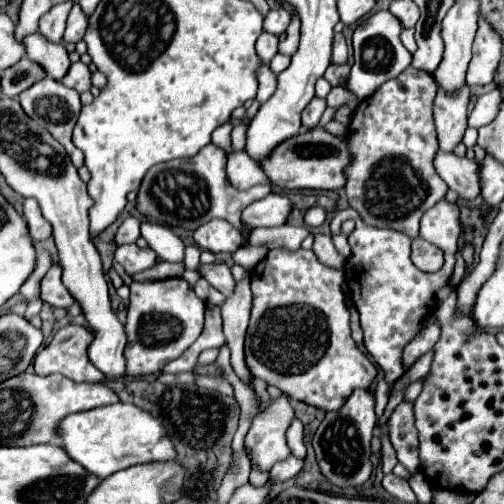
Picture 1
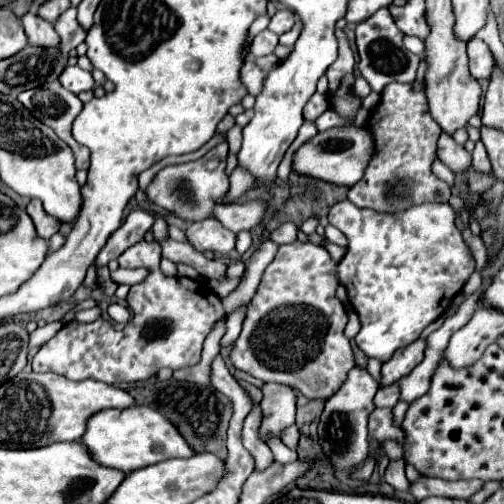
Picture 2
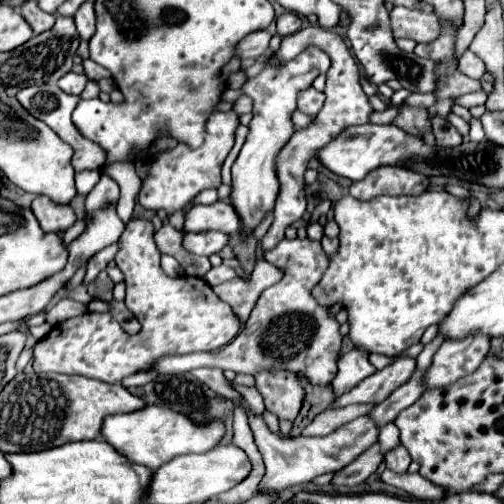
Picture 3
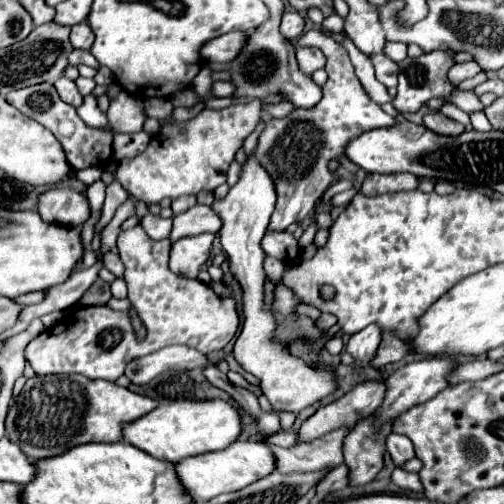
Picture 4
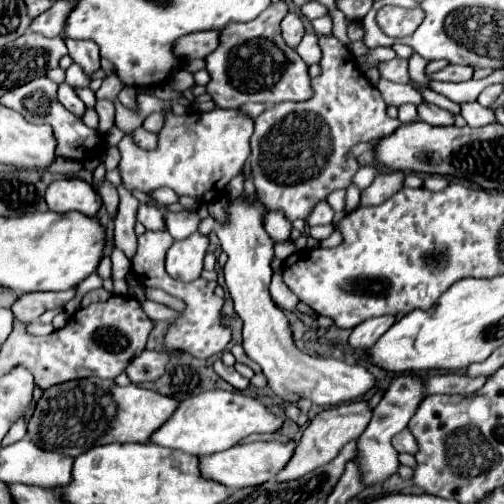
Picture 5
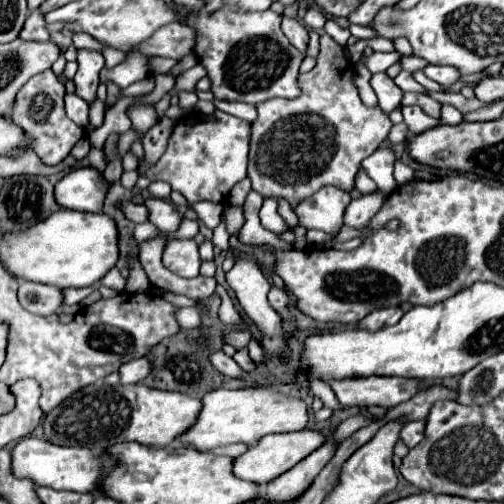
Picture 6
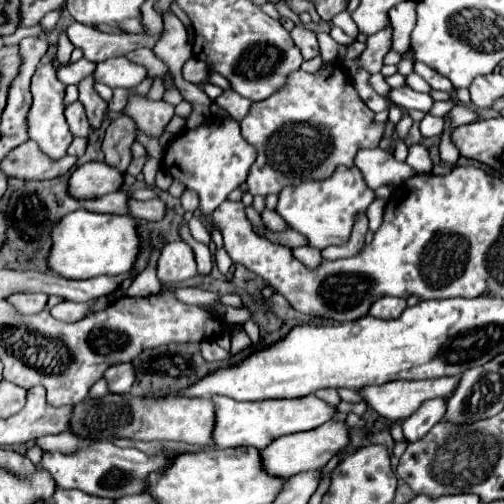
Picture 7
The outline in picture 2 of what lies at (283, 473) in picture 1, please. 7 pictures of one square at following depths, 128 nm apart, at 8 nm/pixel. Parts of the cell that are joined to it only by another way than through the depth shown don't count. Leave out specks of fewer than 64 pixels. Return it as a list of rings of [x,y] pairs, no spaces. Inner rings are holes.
[[[270,434],[266,440],[268,440],[266,444],[270,446],[270,450],[272,450],[272,454],[274,454],[274,460],[276,460],[276,462],[286,464],[286,462],[292,462],[292,460],[296,460],[296,458],[298,458],[296,450],[288,448],[288,446],[286,446],[286,444],[282,444],[280,440],[274,440],[274,436],[272,436],[272,434]]]

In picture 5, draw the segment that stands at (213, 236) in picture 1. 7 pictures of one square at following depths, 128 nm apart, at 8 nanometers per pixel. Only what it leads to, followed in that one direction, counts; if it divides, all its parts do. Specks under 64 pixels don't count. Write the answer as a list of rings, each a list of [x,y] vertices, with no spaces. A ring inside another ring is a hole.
[[[194,232],[184,240],[176,240],[166,254],[166,272],[182,282],[196,280],[202,272],[202,260],[208,248],[208,238]]]

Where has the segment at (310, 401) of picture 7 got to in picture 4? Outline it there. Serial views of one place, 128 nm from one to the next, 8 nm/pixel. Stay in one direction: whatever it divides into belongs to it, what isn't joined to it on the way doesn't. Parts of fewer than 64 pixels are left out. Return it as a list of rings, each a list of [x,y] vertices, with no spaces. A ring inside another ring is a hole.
[[[181,397],[172,401],[160,402],[160,406],[154,412],[150,412],[148,416],[142,416],[140,420],[124,426],[124,442],[130,442],[132,446],[152,454],[154,458],[168,460],[168,462],[176,464],[176,462],[188,458],[188,456],[228,448],[232,442],[236,442],[240,438],[242,430],[244,430],[244,426],[242,426],[240,410],[234,408],[232,404],[228,404],[224,400],[196,400]]]

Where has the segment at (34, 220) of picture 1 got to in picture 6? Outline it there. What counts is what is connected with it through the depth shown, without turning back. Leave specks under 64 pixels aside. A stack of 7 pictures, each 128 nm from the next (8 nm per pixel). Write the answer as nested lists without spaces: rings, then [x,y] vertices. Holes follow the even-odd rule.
[[[78,168],[56,184],[56,202],[62,208],[100,212],[110,186],[112,184],[96,168]]]

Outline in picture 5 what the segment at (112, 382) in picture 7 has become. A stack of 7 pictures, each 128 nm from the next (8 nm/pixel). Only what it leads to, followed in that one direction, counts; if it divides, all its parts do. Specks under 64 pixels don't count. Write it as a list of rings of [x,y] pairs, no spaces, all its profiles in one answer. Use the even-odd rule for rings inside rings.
[[[144,350],[140,356],[136,356],[130,362],[130,366],[126,368],[126,374],[128,374],[130,382],[134,382],[134,384],[150,382],[150,380],[156,380],[164,374],[166,362],[168,362],[168,354]]]

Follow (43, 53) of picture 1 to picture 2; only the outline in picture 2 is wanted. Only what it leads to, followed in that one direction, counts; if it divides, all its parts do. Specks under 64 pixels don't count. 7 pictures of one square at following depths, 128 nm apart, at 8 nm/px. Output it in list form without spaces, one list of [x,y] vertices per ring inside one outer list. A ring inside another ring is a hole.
[[[26,12],[22,16],[22,24],[26,28],[28,34],[28,42],[36,44],[36,46],[58,46],[58,34],[52,26],[52,22],[40,18],[34,12]]]

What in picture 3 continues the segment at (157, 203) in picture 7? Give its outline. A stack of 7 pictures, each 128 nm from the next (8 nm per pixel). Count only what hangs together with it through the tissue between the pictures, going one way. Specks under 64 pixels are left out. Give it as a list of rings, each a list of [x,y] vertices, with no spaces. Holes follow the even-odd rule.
[[[214,202],[210,206],[192,206],[186,212],[184,232],[208,232],[218,230],[224,234],[234,234],[240,230],[240,216],[226,202]],[[163,254],[161,257],[161,266],[164,272],[168,275],[182,275],[183,269],[176,259],[171,258],[169,255]]]

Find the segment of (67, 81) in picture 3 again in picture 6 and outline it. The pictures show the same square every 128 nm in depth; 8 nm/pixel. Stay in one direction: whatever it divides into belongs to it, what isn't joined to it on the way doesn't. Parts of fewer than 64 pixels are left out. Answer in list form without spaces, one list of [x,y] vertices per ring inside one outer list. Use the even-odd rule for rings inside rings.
[[[66,94],[66,116],[78,124],[80,128],[88,126],[88,104],[84,104],[84,100],[80,100],[80,96],[76,94]]]

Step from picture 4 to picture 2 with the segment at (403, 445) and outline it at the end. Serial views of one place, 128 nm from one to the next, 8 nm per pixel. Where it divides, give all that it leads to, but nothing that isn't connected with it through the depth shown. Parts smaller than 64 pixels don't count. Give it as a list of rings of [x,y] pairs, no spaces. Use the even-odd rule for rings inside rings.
[[[400,458],[400,460],[390,460],[388,468],[386,468],[386,474],[384,474],[384,480],[394,486],[396,490],[408,490],[410,482],[406,480],[406,474],[404,474],[404,466],[406,462]]]

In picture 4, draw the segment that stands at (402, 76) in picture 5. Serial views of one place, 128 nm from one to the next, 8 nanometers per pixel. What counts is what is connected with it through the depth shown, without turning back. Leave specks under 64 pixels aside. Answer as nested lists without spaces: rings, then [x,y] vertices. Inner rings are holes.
[[[376,54],[370,56],[374,68],[376,68],[376,78],[384,84],[384,86],[396,86],[396,76],[398,76],[398,64],[392,62],[390,58],[386,58],[384,54]]]

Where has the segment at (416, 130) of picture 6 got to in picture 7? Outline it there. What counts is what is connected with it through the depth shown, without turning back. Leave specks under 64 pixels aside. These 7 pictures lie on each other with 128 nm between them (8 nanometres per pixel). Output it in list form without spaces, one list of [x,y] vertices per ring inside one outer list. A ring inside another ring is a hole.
[[[426,114],[422,124],[420,124],[420,132],[422,136],[440,136],[444,130],[444,118],[438,118],[438,116],[430,116]]]

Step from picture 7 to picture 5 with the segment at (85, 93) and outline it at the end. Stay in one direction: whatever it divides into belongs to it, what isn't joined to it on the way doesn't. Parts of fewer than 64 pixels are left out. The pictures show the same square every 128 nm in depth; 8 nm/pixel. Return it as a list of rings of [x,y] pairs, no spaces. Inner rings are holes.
[[[66,38],[66,46],[68,46],[68,54],[70,58],[82,66],[84,74],[90,78],[94,72],[100,70],[100,50],[92,40],[72,40]]]

